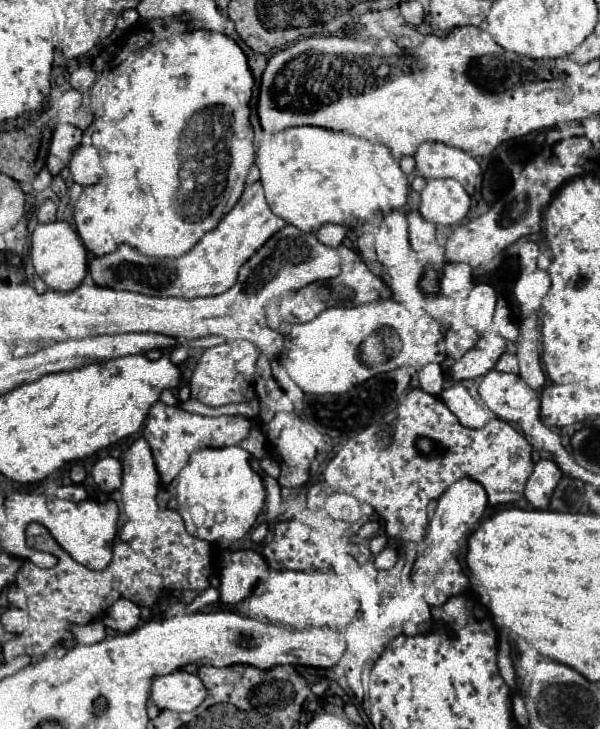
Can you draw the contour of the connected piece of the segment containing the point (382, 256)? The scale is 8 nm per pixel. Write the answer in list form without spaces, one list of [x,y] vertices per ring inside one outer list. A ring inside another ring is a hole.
[[[392,210],[384,216],[382,224],[376,230],[376,260],[382,266],[398,266],[410,254],[408,244],[408,222],[406,216],[398,210]]]

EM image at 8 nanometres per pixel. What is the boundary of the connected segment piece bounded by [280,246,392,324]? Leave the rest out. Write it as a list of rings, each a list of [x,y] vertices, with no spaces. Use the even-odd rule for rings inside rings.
[[[338,246],[340,258],[342,258],[342,272],[340,276],[326,280],[326,282],[314,282],[310,286],[304,286],[302,290],[298,290],[296,294],[288,294],[286,298],[280,300],[280,314],[286,322],[294,324],[294,322],[310,322],[314,320],[318,314],[322,314],[322,310],[334,308],[334,306],[364,306],[370,302],[378,302],[382,298],[392,298],[392,288],[388,286],[386,280],[378,278],[362,260],[360,256],[346,248],[346,246]]]

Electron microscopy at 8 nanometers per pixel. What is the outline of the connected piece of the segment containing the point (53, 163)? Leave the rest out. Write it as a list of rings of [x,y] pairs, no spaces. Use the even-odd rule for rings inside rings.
[[[57,123],[56,130],[52,133],[46,159],[46,170],[52,176],[58,176],[64,168],[68,168],[70,158],[74,156],[74,150],[82,144],[84,132],[76,126],[66,123]]]

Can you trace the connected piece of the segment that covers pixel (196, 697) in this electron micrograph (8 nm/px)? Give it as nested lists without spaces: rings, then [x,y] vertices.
[[[176,670],[166,676],[158,676],[152,682],[150,692],[154,704],[158,708],[174,710],[174,712],[190,712],[198,708],[206,696],[206,688],[196,674],[186,670]]]

